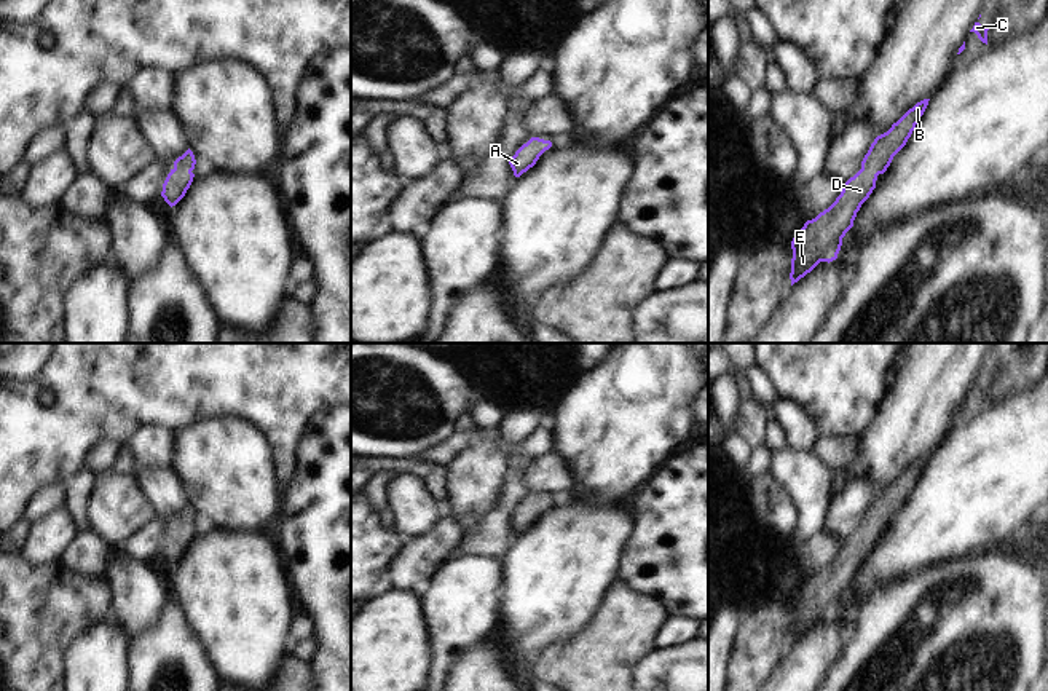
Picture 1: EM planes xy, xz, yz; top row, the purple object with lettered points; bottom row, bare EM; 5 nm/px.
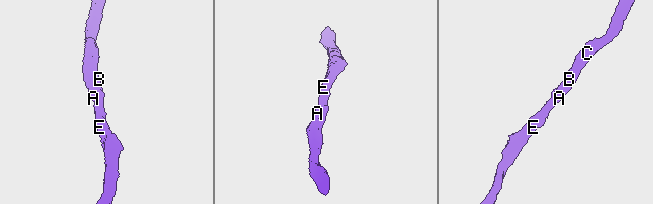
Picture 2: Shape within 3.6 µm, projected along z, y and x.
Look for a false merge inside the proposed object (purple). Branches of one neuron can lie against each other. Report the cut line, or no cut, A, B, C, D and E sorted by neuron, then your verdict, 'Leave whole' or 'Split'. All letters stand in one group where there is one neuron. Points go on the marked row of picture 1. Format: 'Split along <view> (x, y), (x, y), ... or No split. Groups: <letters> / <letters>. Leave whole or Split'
No split. Groups: A B C D E. Leave whole

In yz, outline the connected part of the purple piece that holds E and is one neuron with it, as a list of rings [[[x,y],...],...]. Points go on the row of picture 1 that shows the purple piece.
[[[924,99],[917,102],[896,123],[893,123],[887,132],[874,139],[861,161],[861,169],[845,182],[845,187],[842,188],[836,201],[828,209],[820,212],[815,219],[807,220],[799,233],[793,238],[793,259],[790,273],[791,286],[804,278],[807,273],[810,273],[820,262],[829,263],[837,259],[842,246],[842,238],[853,227],[857,212],[876,188],[877,176],[887,171],[893,156],[906,145],[908,139],[916,129],[916,124],[925,112],[928,101],[930,99]]]

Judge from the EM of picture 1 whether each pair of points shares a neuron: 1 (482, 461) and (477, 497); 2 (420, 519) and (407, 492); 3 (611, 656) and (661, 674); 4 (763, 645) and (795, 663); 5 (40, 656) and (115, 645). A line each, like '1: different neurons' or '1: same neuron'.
1: same neuron
2: same neuron
3: different neurons
4: different neurons
5: different neurons

